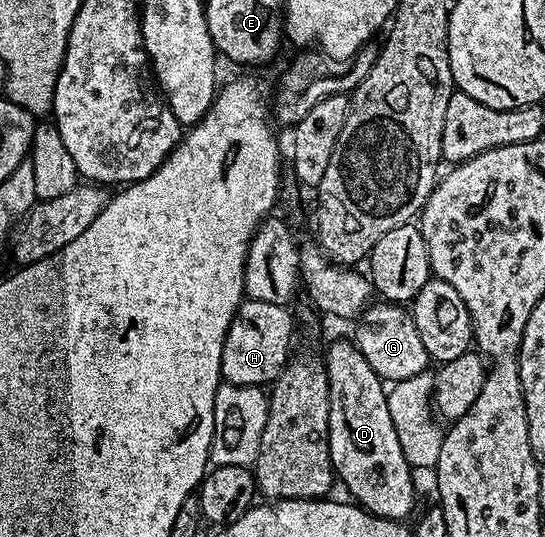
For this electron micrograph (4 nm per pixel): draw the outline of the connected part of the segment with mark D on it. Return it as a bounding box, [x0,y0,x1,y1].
[323,339,414,521]

